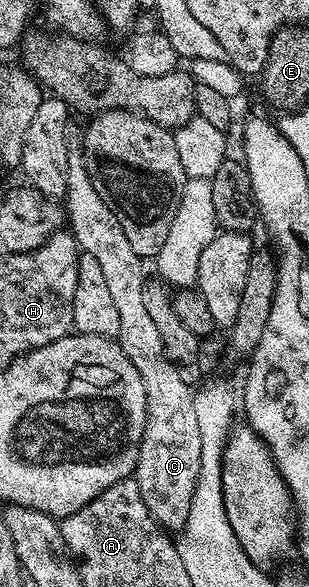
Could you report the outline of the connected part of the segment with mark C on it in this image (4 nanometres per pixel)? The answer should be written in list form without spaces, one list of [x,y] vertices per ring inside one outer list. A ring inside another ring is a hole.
[[[77,146],[69,150],[63,206],[67,211],[68,231],[76,240],[78,249],[94,260],[95,268],[103,270],[107,291],[115,301],[119,313],[116,343],[121,345],[131,366],[139,370],[139,378],[143,378],[147,418],[135,473],[139,494],[143,494],[143,502],[147,502],[147,510],[155,523],[170,533],[180,533],[187,522],[187,514],[191,514],[195,482],[199,482],[200,439],[199,422],[195,419],[194,389],[179,378],[179,370],[171,366],[163,350],[163,338],[159,338],[159,330],[155,330],[155,322],[151,322],[143,303],[147,273],[141,269],[142,257],[131,250],[131,242],[127,242],[123,235],[119,218],[111,214],[111,206],[99,198],[99,190],[95,190],[95,182],[91,182],[91,174],[87,174],[85,154]]]

